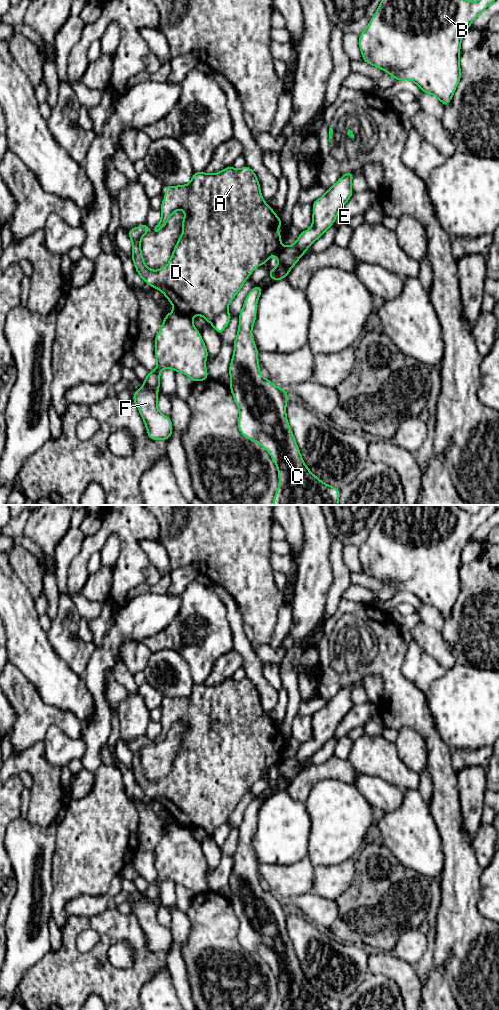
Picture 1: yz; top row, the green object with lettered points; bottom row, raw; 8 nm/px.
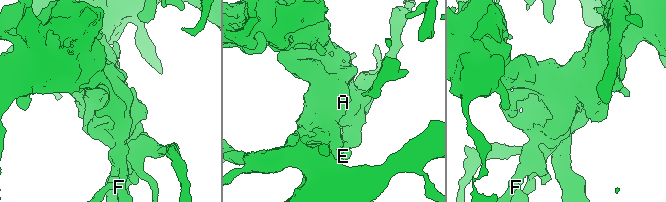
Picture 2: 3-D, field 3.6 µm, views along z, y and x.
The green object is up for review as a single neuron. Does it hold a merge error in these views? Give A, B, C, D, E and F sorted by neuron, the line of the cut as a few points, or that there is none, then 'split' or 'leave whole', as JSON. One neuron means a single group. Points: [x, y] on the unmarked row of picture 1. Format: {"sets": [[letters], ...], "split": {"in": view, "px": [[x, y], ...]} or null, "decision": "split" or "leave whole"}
{"sets": [["A", "D"], ["B", "C", "E", "F"]], "split": {"in": "yz", "px": [[175, 820], [191, 828]]}, "decision": "split"}

